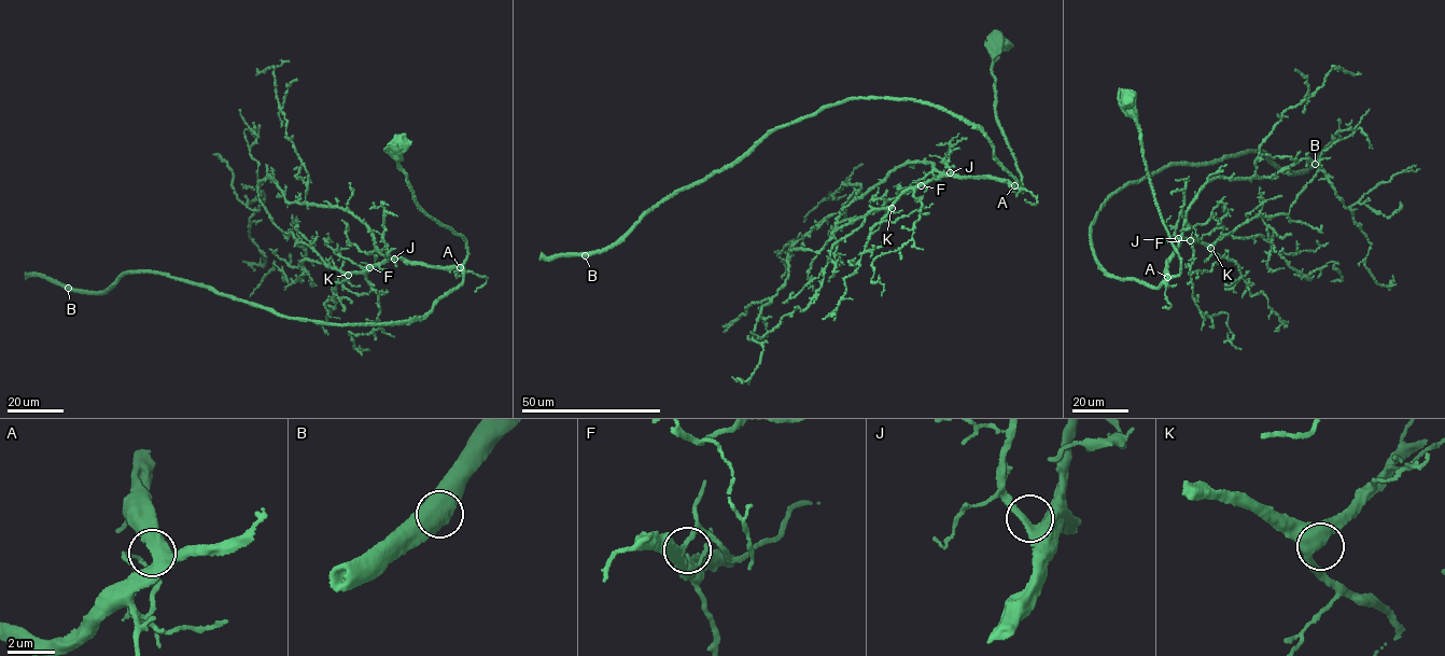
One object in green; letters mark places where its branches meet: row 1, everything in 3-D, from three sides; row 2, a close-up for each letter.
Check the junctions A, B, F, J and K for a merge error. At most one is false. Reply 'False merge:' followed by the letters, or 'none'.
False merge: none

